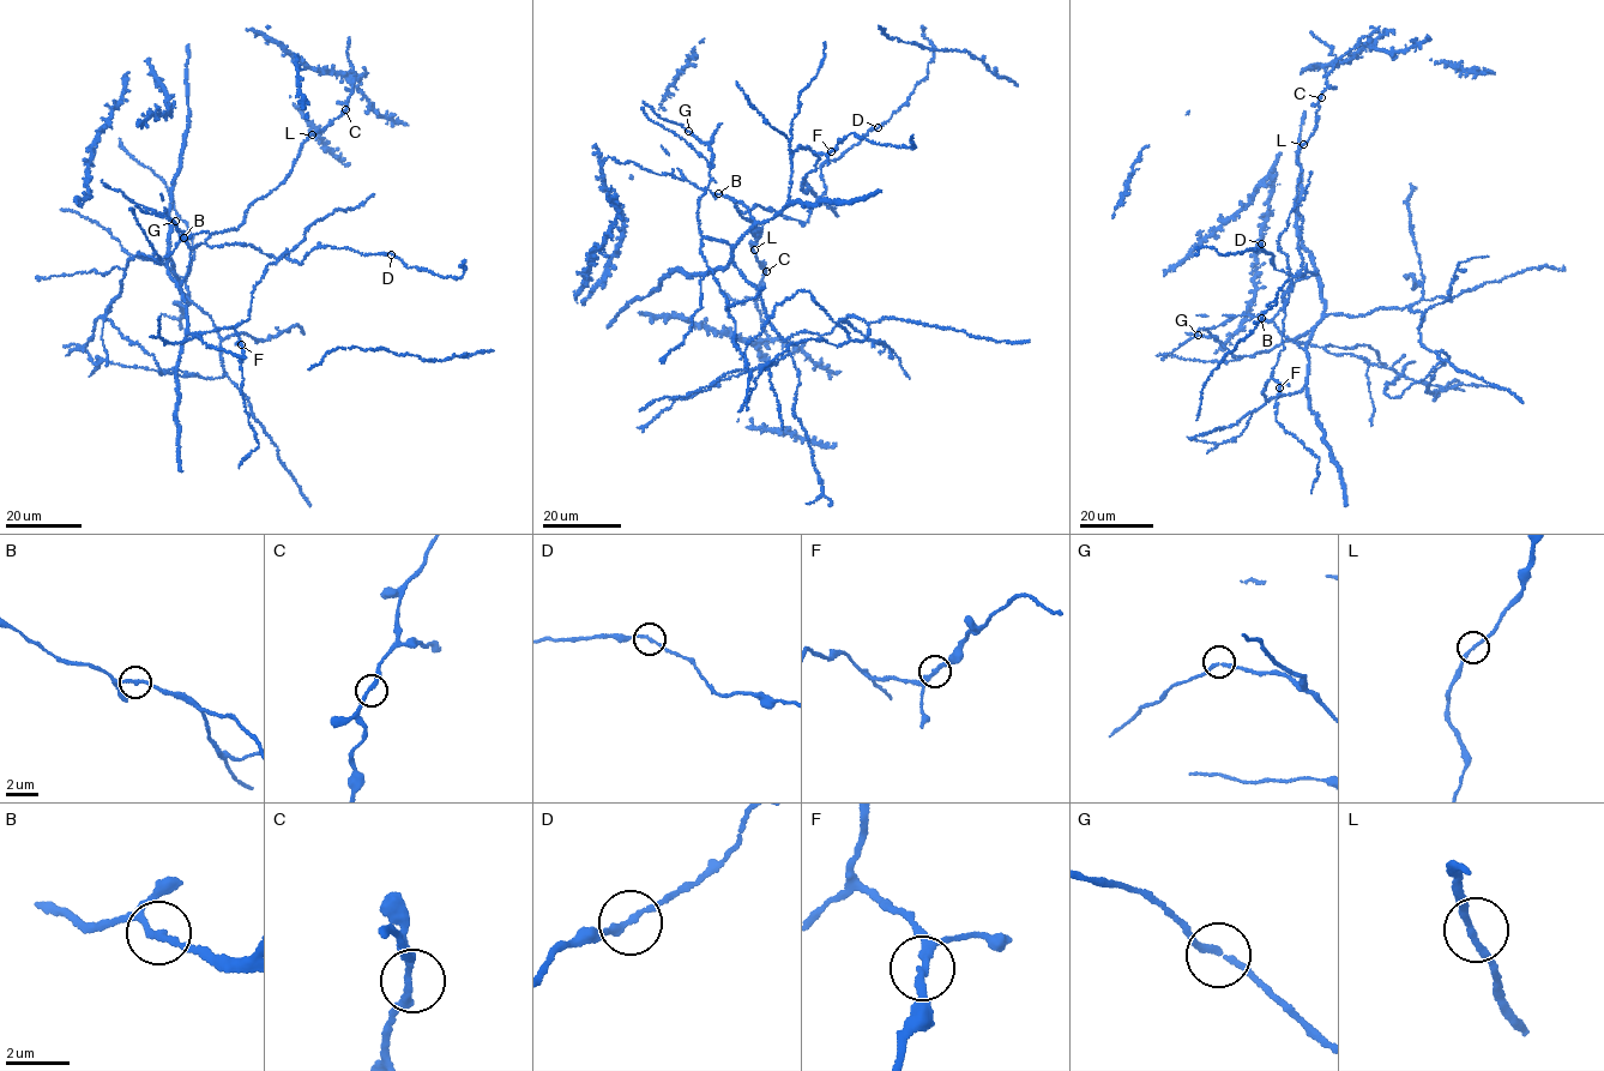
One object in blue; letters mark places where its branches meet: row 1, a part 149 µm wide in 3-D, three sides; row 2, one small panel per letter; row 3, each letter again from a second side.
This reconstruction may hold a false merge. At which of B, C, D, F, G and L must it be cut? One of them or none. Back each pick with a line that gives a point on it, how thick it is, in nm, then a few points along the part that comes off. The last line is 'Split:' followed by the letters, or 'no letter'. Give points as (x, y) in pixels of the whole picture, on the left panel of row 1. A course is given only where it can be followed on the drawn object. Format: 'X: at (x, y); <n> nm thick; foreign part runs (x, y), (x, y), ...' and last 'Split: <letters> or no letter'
Split: no letter

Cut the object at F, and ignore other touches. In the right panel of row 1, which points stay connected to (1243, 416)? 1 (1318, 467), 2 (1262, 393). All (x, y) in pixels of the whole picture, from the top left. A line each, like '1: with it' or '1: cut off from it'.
1: cut off from it
2: with it

